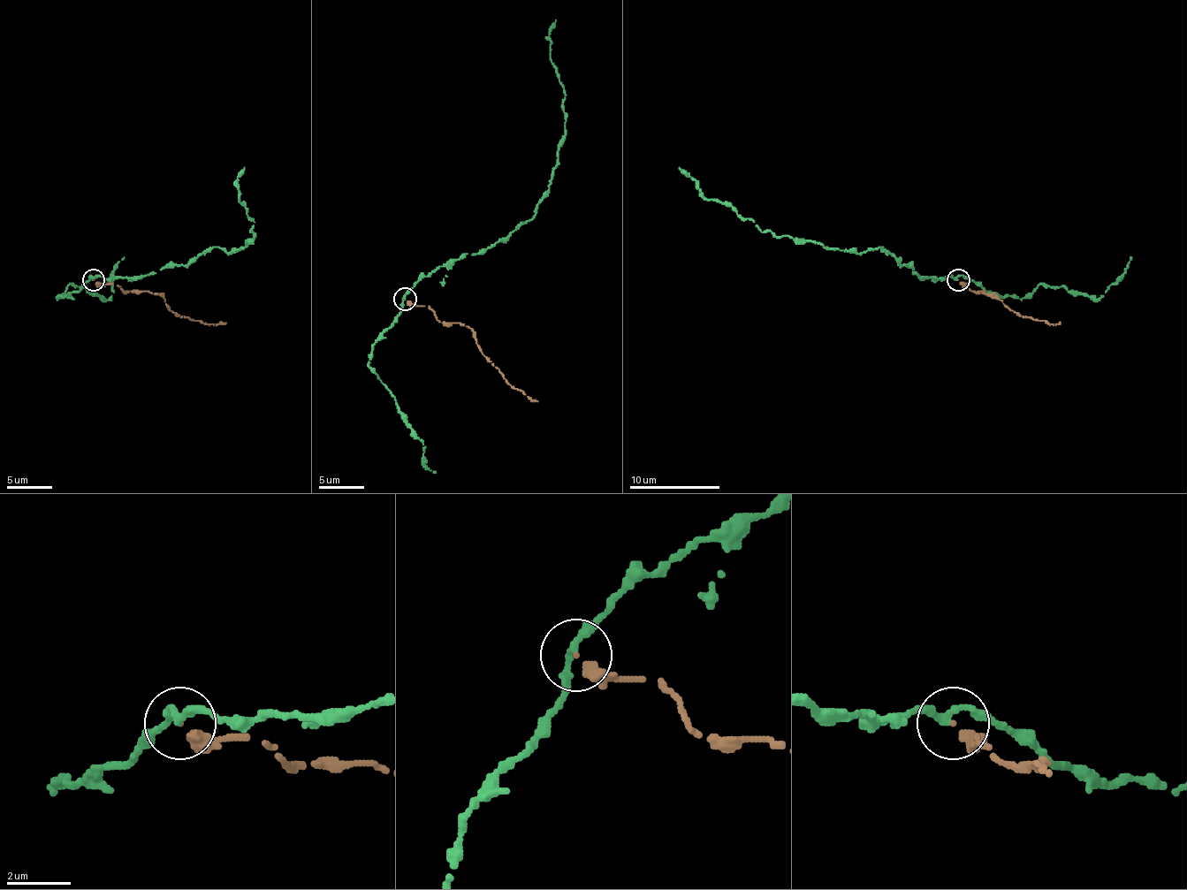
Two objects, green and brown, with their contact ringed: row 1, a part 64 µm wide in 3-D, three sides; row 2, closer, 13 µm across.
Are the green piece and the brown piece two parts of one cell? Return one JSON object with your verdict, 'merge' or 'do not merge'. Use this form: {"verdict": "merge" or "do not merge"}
{"verdict": "do not merge"}

